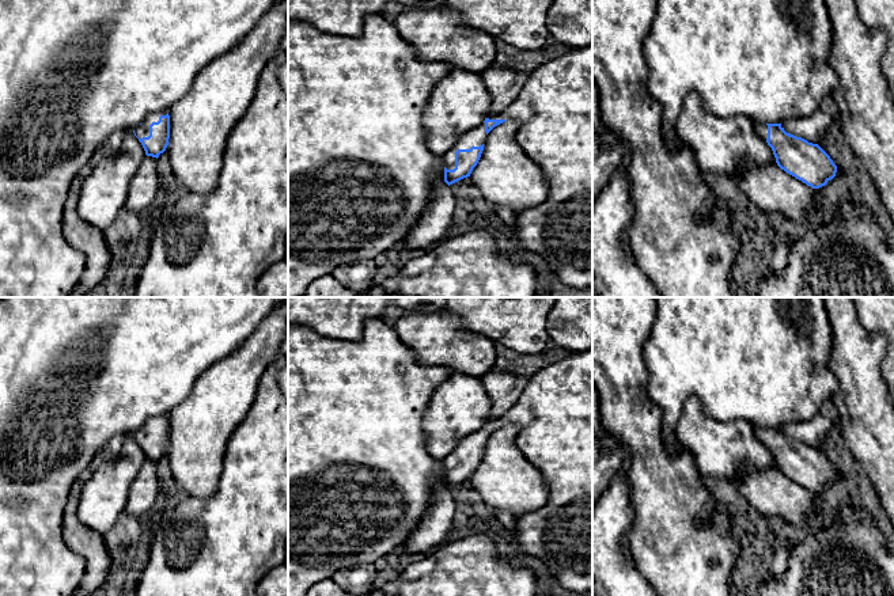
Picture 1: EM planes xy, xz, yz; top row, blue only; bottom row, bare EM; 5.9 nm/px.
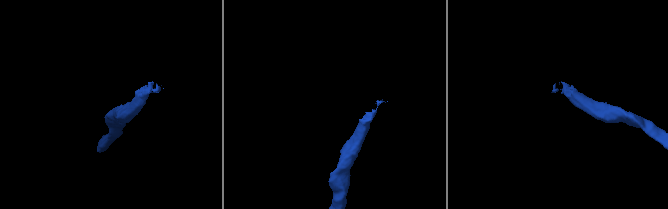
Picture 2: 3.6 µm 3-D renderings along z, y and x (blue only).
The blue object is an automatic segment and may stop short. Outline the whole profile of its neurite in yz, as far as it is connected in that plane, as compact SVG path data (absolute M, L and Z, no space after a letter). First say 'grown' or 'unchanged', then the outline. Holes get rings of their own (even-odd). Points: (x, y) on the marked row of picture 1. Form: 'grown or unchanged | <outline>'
grown | M751 121L757 134L772 148L777 166L787 174L812 189L836 176L837 166L818 144L787 133L781 124Z

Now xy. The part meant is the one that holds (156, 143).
grown | M167 111L149 114L135 130L135 136L141 143L145 155L159 157L168 145L170 115Z

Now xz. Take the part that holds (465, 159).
grown | M592 45L571 49L533 71L512 103L459 136L457 144L443 155L444 182L448 186L470 176L484 151L486 134L509 119L519 122L516 141L541 167L549 185L548 197L542 204L515 212L516 223L511 227L509 236L519 242L518 250L531 251L546 259L565 288L592 291Z

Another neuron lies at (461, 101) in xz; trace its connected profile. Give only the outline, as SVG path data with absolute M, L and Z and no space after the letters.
M454 68L433 87L424 110L429 151L443 156L465 132L490 115L490 105L492 96L481 75Z

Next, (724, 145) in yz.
M689 92L677 122L677 137L687 145L701 171L723 174L732 181L743 168L777 164L772 148L762 140L749 115L721 118L704 110L697 92Z

